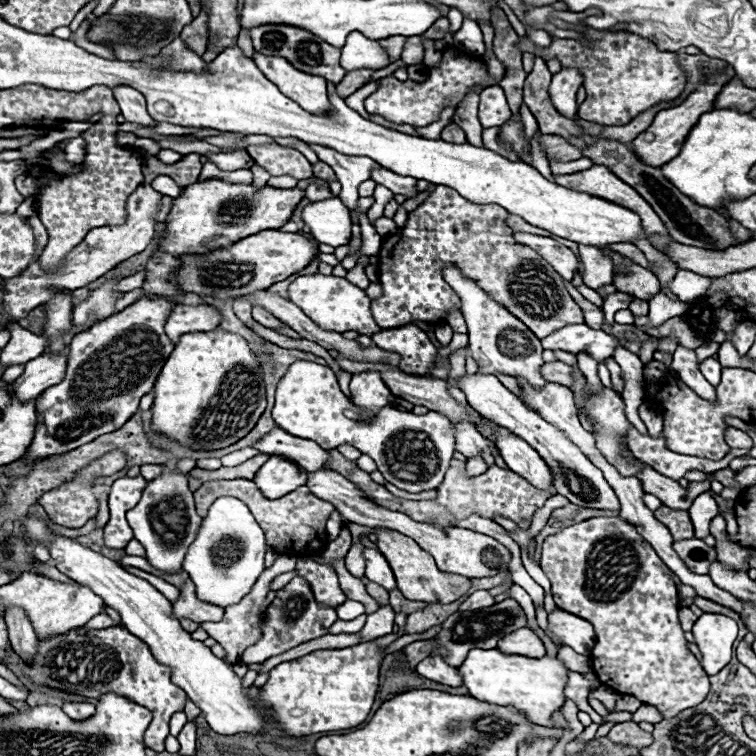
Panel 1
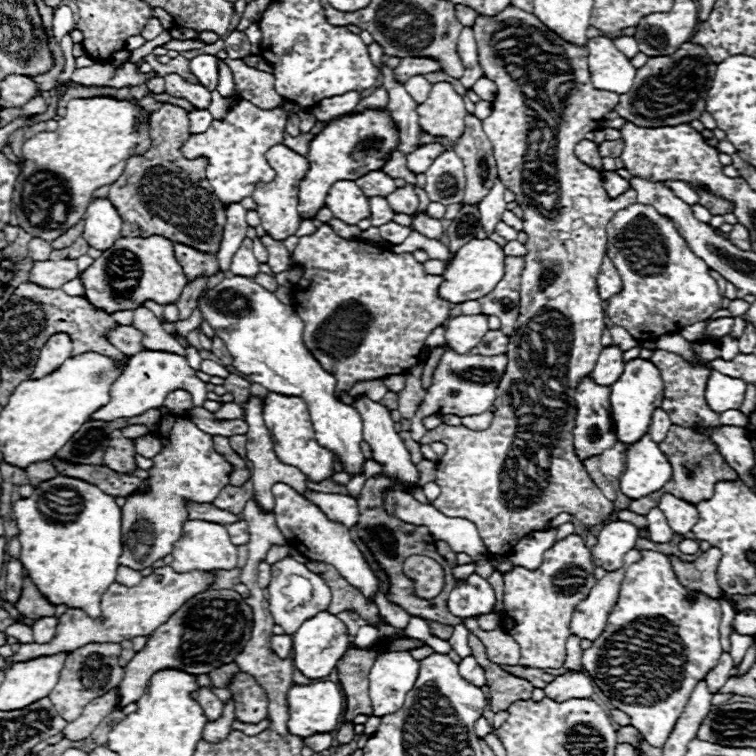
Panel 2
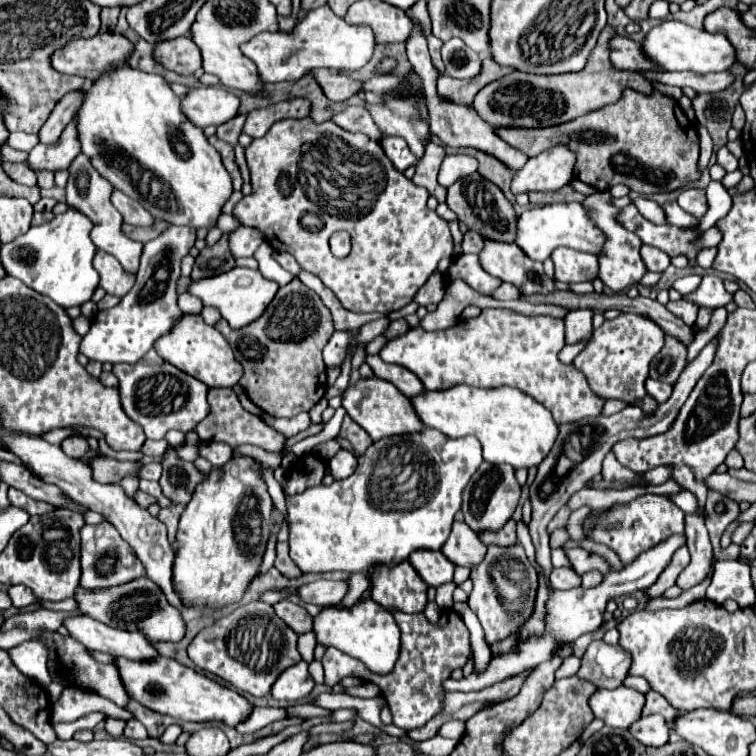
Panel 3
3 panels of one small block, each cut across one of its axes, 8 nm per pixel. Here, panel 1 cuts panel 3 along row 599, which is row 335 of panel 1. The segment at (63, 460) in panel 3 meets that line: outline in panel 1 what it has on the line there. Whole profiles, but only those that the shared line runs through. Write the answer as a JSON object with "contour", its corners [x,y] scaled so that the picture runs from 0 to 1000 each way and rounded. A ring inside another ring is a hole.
{"contour":[[[230,405],[220,421],[217,437],[228,452],[249,439],[275,439],[294,426],[291,413],[283,405]]]}

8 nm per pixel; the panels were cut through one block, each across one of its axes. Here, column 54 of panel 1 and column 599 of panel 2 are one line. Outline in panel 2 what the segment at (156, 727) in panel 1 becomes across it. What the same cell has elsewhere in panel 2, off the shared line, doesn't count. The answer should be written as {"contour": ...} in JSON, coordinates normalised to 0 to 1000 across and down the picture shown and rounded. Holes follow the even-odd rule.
{"contour":[[[852,728],[849,741],[828,754],[802,836],[772,860],[770,884],[807,923],[807,931],[833,947],[852,979],[876,989],[913,915],[950,878],[952,817],[952,799],[931,786],[921,786],[921,799],[907,796],[907,778],[894,767],[884,735]]]}

